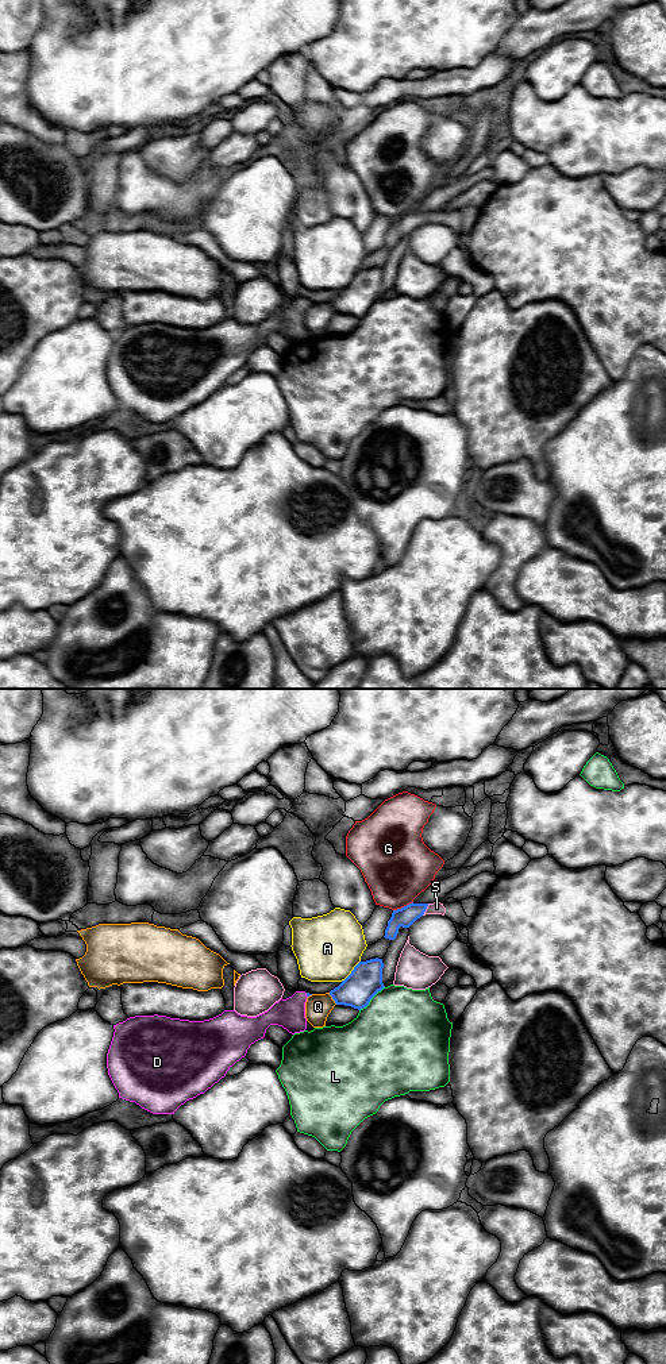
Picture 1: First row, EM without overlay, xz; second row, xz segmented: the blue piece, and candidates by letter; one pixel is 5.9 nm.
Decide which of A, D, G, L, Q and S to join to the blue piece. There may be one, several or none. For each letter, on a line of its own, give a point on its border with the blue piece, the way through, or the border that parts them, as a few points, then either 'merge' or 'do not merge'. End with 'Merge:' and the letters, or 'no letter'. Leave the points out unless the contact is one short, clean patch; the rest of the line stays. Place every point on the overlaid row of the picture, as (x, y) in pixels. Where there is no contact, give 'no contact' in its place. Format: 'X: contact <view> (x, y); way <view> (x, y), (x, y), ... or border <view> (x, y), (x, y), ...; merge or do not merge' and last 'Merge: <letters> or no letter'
A: contact xz (351, 971); do not merge
D: contact xz (307, 995); way xz (308, 994), (307, 995), (289, 1013); merge
G: contact xz (404, 906); do not merge
L: contact xz (370, 998); do not merge
Q: contact xz (332, 998); do not merge
S: contact xz (426, 908); do not merge
Merge: D

